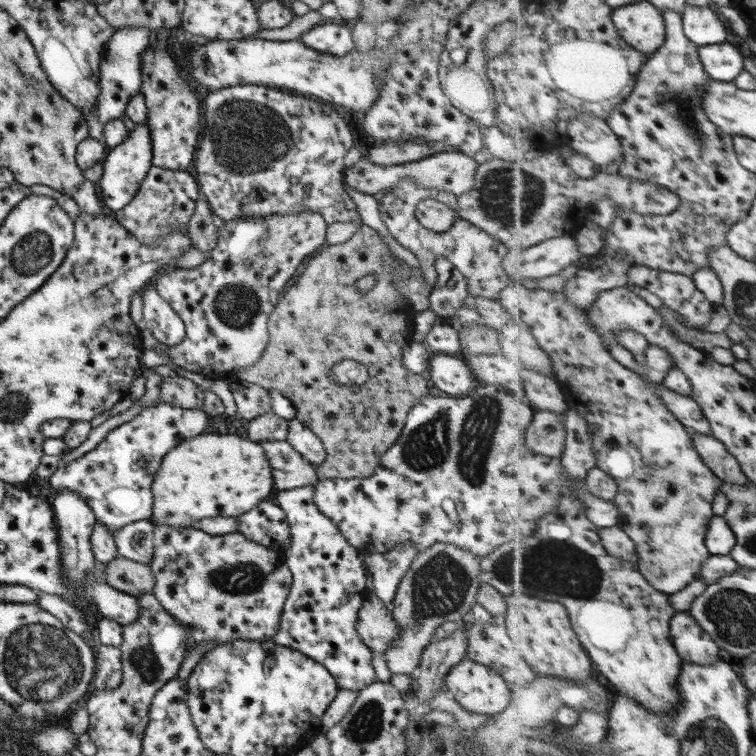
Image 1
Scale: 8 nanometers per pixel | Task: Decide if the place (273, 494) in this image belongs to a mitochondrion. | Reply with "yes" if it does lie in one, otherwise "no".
no

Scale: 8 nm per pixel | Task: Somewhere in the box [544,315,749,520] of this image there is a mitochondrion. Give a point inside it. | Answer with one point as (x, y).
(645, 477)

